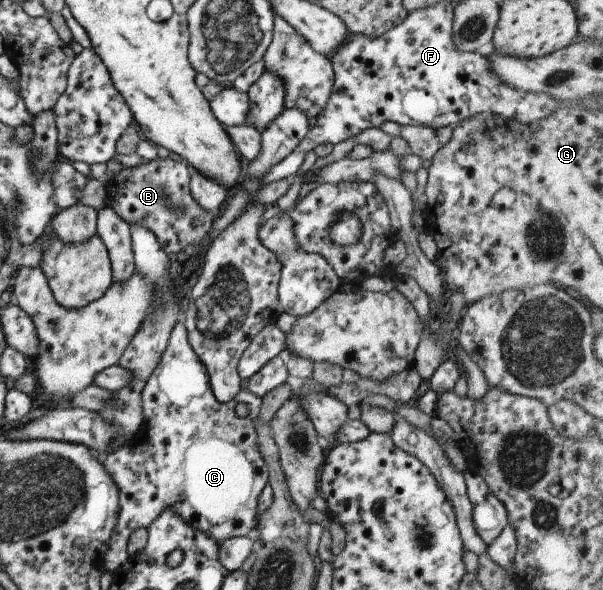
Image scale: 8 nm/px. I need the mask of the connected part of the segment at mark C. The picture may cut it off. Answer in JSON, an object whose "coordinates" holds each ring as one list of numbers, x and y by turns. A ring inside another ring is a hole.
{"coordinates":[[182,319,178,320,176,326,172,329,170,338,163,352,162,356,162,380,160,380,162,398,142,398,142,408,144,422,140,430,136,432,136,436,131,438,131,440,126,444,126,446,120,447,118,450,111,452,102,461,106,472,111,474,114,484,119,490,119,511,116,528,114,528,111,536,107,540,108,550,106,550,103,558,103,569,105,571,110,571,115,573,118,568,120,568,129,557,127,552,128,540,132,536,132,532,136,532,138,528,148,528,166,508,170,508,172,512,177,512,178,516,182,517,182,520,186,521,186,524,190,524,192,528,198,529,198,532,205,532,206,536,213,537,219,543,222,543,226,539,234,537,248,537,255,536,256,524,258,523,258,504,259,496,262,490,269,485,269,470,262,454,259,450,257,442,257,432,254,428,254,421,259,418,259,410,261,406,261,398,258,398,255,394,250,392,246,385,244,385,244,390,242,388,239,393,232,398,232,400,222,403,216,400,213,392,211,391,211,386,209,382,209,376,207,374,207,368,205,364,198,358,198,355,194,352,194,349,190,346,188,342,188,335,186,328,184,328,184,323],[238,404,244,404,246,406,246,416,238,416,236,414,236,408]]}

